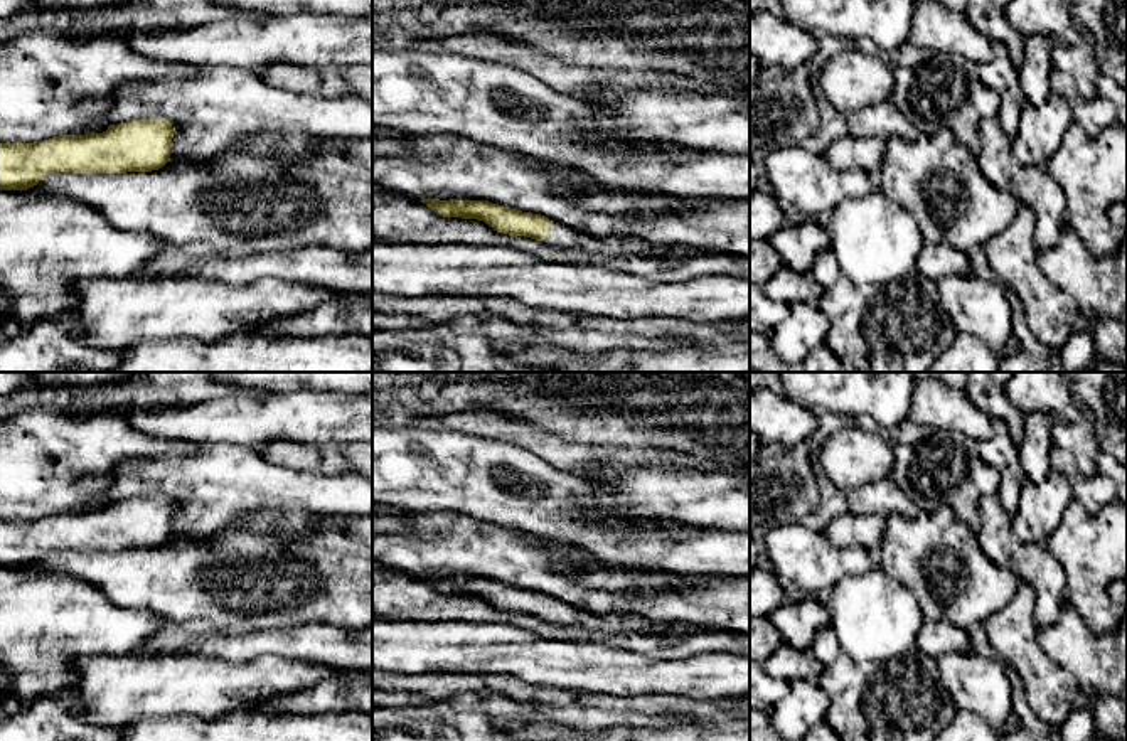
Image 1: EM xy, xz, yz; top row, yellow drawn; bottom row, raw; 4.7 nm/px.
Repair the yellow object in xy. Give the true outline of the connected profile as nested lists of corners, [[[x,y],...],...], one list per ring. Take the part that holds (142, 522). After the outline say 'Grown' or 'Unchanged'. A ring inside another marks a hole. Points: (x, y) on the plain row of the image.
[[[165,495],[109,502],[103,510],[59,512],[34,520],[0,520],[0,568],[27,568],[54,549],[126,551],[152,549],[184,537],[174,525],[175,500]]]. Grown

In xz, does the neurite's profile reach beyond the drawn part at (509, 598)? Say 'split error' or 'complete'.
split error

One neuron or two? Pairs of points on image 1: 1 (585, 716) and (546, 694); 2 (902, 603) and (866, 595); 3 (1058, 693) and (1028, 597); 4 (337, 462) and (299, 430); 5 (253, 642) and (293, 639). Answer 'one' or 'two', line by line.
1: two
2: one
3: one
4: two
5: one

